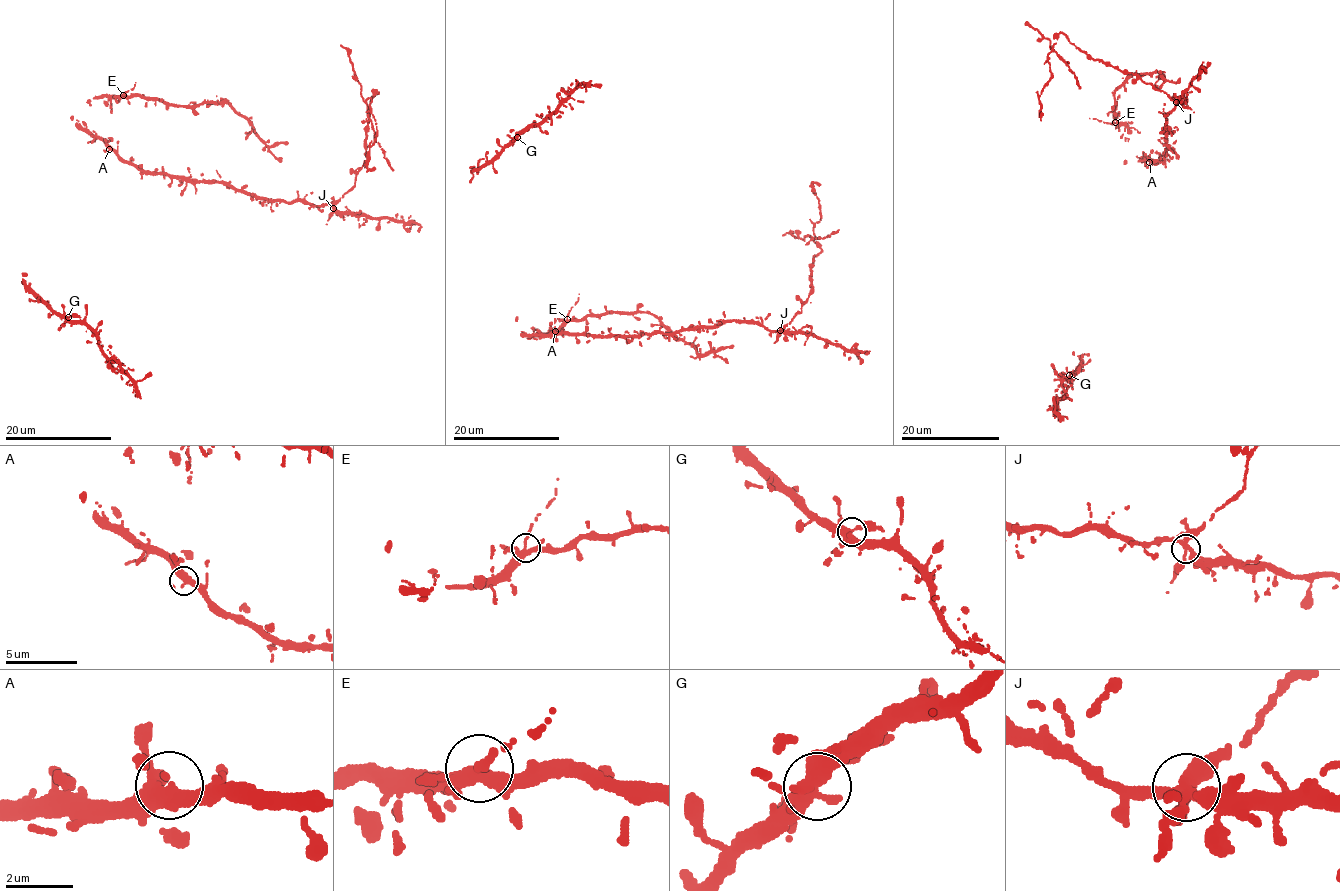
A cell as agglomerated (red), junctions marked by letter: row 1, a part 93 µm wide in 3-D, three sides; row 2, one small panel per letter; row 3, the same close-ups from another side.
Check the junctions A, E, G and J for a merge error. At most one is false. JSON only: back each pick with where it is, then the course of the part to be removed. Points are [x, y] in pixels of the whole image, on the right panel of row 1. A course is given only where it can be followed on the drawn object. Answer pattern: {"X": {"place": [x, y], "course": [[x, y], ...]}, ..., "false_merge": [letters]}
{"J": {"place": [1176, 102], "course": [[1177, 103], [1137, 75], [1088, 56], [1061, 32], [1047, 54], [1051, 76], [1039, 97], [1041, 113]]}, "false_merge": ["J"]}

